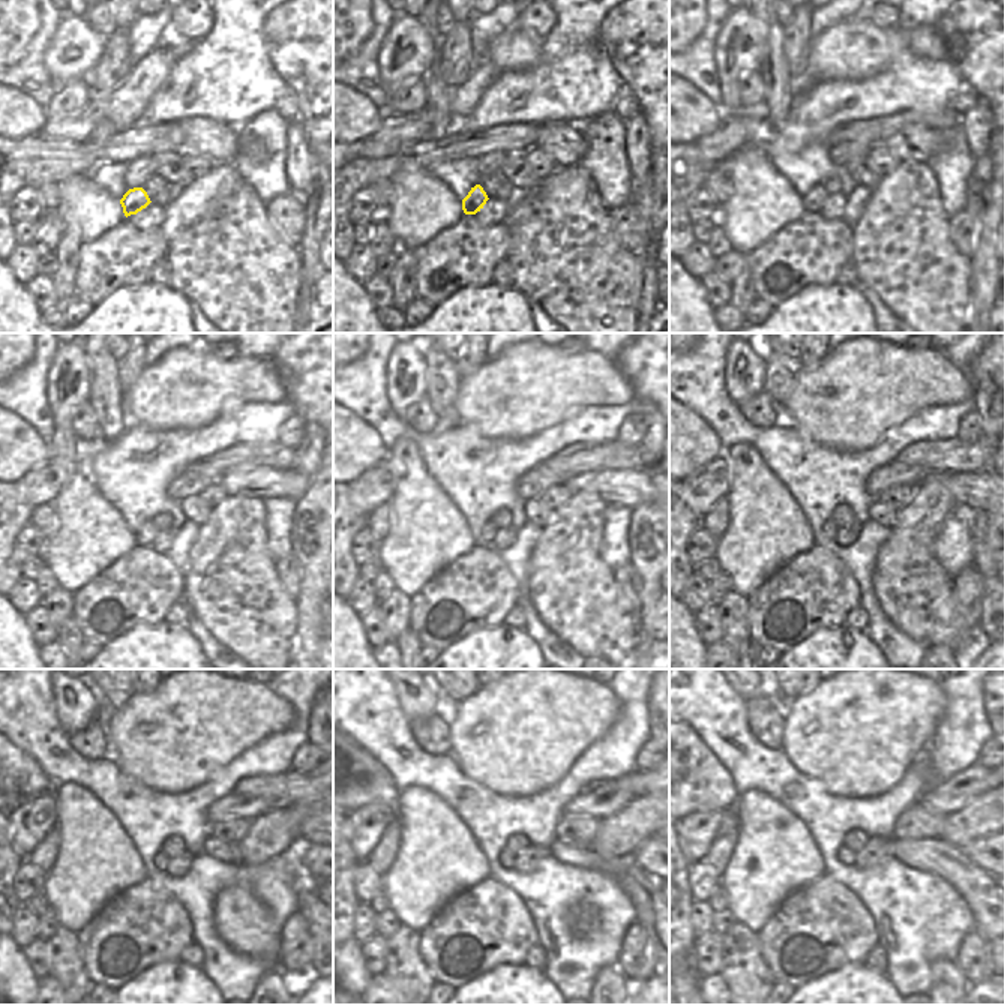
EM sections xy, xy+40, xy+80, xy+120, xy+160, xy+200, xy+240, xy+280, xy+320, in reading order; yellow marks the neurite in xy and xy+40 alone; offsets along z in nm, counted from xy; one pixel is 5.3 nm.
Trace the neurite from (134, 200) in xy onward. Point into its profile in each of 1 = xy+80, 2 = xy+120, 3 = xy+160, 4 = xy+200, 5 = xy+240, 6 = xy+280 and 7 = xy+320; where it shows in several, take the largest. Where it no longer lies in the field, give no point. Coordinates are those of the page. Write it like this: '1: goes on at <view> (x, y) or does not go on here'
1: goes on at xy+80 (812, 201)
2: goes on at xy+120 (144, 537)
3: goes on at xy+160 (489, 530)
4: goes on at xy+200 (830, 528)
5: goes on at xy+240 (161, 861)
6: goes on at xy+280 (506, 858)
7: goes on at xy+320 (845, 855)

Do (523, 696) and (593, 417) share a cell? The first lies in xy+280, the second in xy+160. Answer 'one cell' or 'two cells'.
two cells

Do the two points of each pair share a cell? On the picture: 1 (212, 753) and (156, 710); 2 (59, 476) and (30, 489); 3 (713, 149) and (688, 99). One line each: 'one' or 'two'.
1: one
2: one
3: two

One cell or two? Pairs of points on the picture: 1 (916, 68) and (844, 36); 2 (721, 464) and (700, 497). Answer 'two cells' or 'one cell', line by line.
1: two cells
2: one cell

